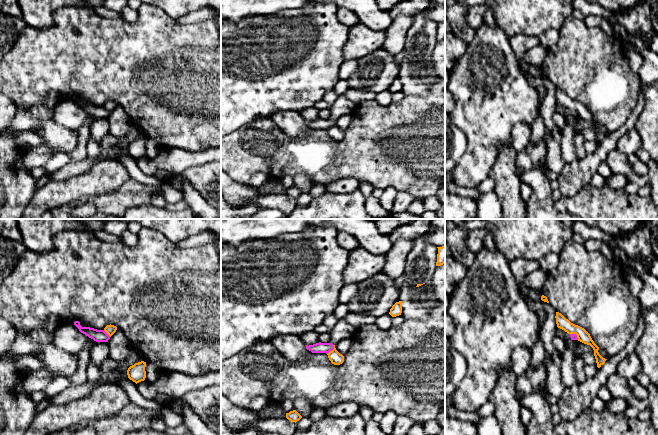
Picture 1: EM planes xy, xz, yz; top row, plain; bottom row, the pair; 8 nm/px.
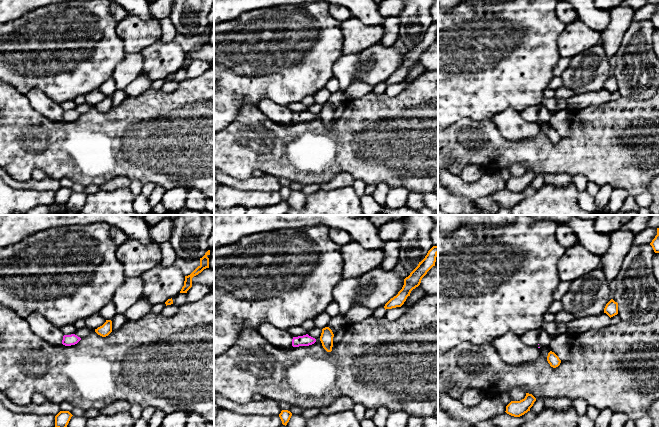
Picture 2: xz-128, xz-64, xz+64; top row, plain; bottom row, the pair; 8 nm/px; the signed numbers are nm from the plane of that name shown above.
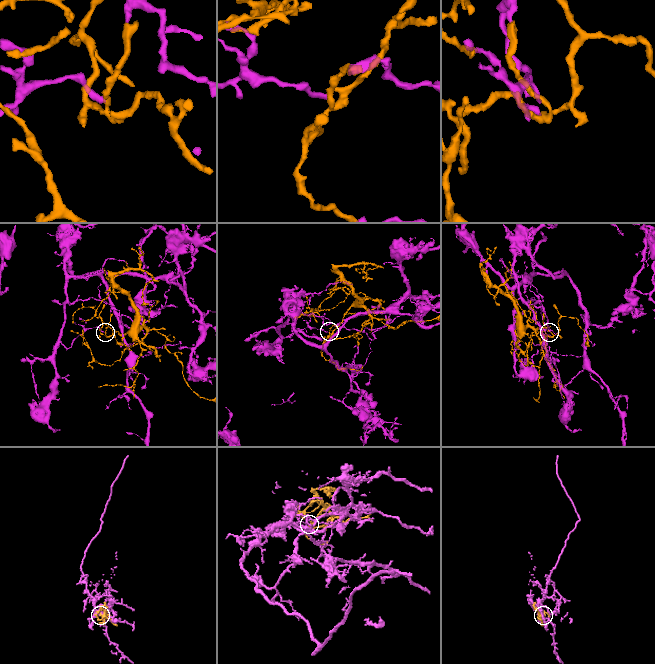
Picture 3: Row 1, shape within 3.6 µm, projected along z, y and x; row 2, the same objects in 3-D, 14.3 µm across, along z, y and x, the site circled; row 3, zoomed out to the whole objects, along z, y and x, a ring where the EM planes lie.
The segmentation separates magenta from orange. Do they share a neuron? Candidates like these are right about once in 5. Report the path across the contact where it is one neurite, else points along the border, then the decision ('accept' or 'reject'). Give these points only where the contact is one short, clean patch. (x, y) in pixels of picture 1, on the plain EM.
reject

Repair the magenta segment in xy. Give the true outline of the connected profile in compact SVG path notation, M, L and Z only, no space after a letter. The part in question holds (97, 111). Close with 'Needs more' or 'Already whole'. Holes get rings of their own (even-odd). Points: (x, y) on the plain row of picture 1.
M75 97L74 101L79 107L96 118L108 118L110 112L104 106L97 106L90 103L82 103L79 97Z. Already whole

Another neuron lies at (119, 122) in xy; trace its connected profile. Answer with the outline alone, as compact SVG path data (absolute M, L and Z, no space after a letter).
M117 104L107 119L109 122L109 134L114 137L126 136L133 125L126 111L119 104Z

